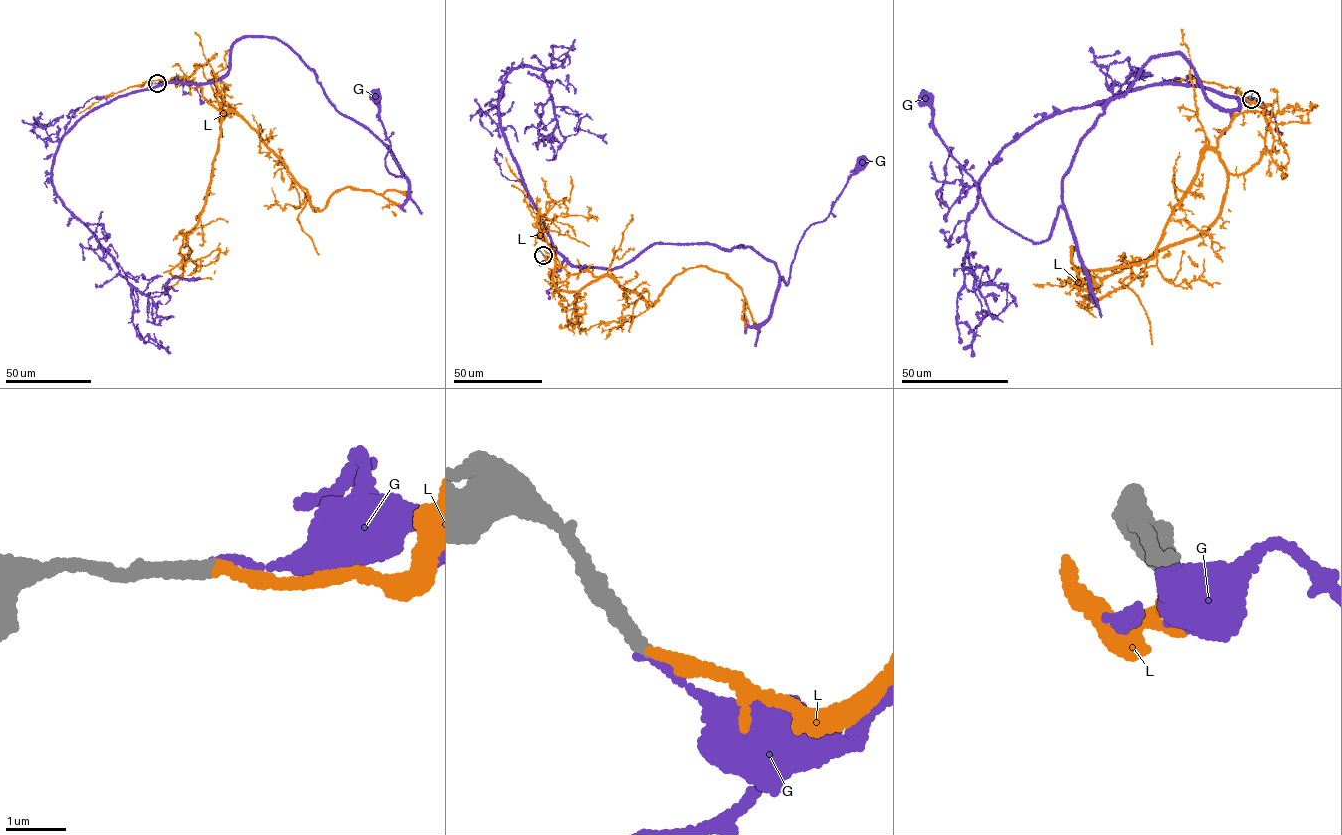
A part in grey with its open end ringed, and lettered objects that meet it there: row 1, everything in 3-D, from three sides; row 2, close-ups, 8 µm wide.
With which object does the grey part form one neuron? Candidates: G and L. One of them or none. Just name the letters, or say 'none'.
L

